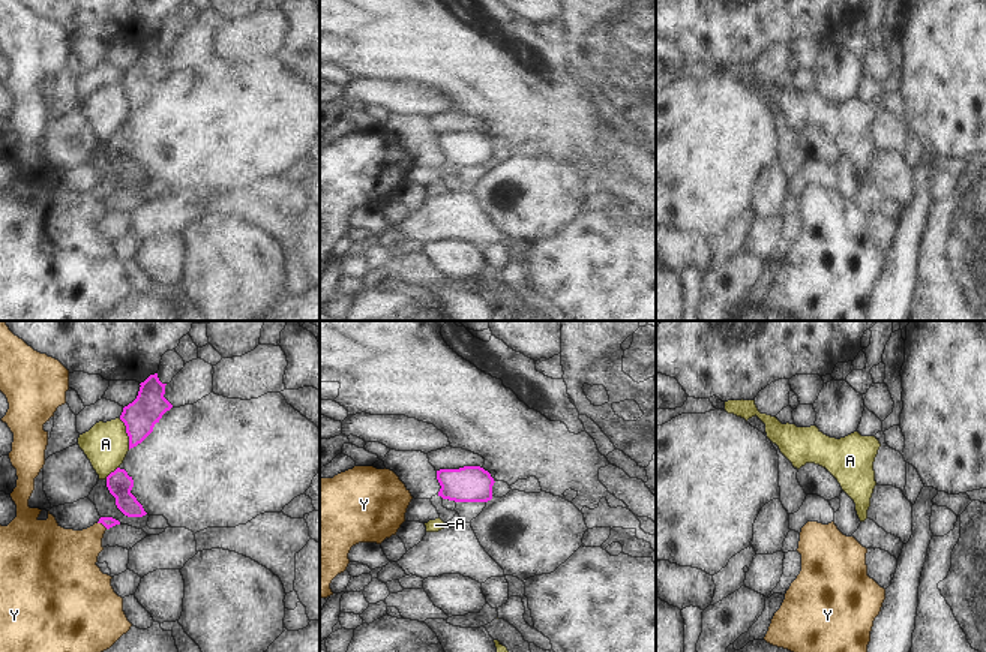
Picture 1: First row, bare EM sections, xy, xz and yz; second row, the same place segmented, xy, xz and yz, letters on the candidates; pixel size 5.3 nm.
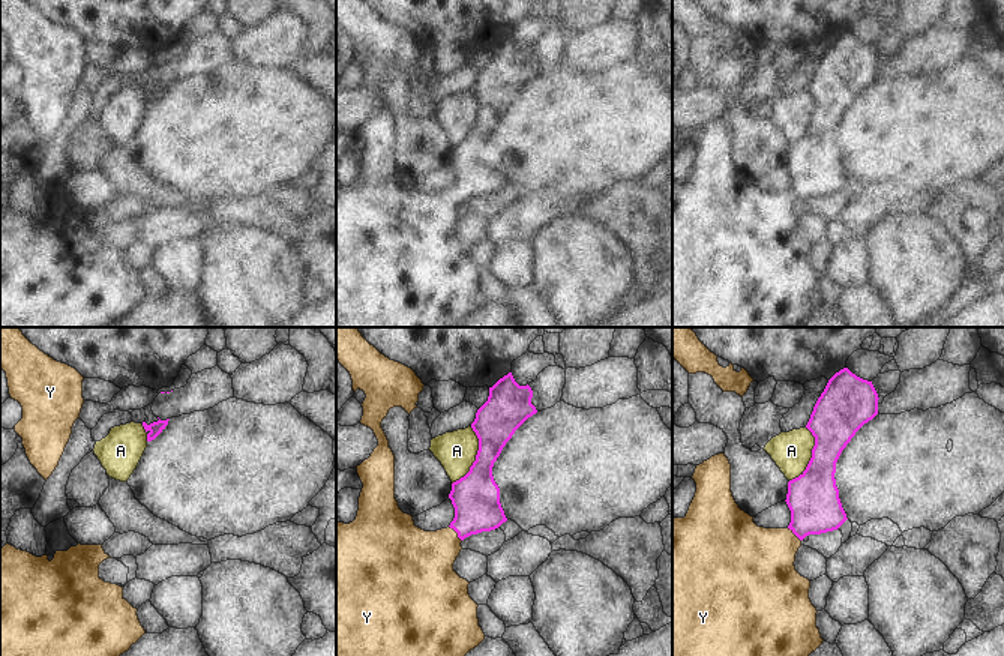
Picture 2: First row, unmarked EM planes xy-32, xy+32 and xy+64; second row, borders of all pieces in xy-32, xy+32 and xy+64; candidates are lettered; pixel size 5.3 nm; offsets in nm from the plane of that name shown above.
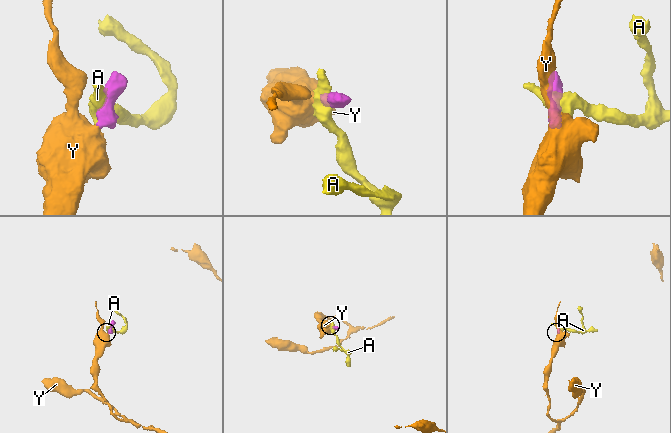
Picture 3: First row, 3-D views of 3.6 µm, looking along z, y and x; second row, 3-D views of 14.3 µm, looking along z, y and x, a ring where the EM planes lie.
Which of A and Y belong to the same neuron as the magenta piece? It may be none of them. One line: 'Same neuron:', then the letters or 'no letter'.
Same neuron: Y

